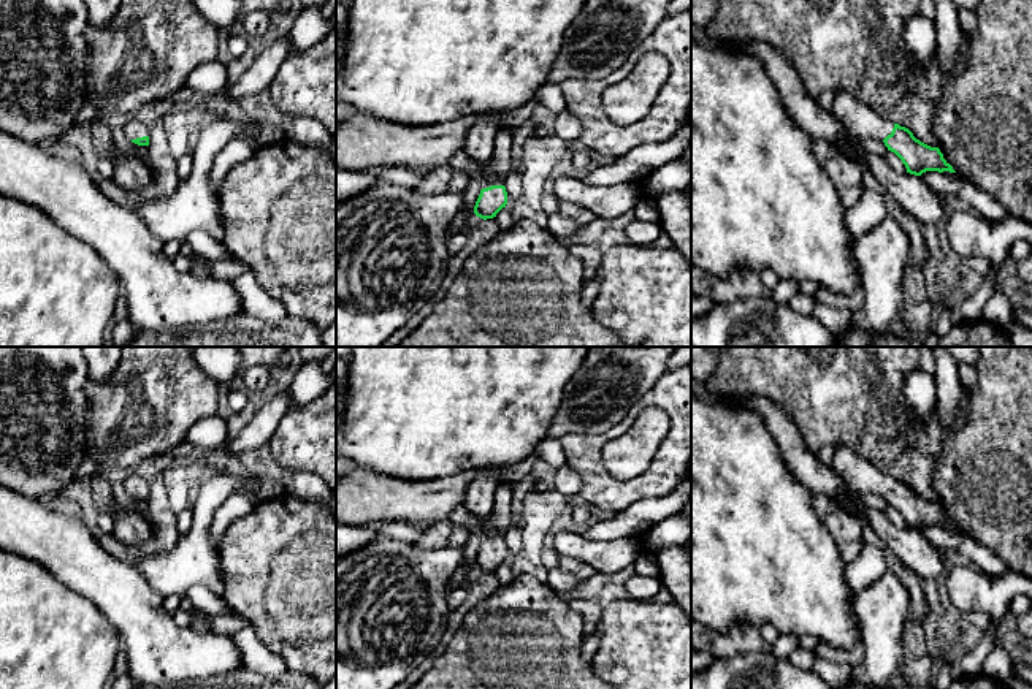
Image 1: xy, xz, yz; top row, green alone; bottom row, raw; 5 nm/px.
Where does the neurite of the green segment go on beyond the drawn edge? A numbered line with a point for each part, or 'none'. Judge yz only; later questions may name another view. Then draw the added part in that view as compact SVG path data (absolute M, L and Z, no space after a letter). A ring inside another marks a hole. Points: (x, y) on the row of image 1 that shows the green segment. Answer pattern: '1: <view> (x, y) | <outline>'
1: yz (864, 122) | M835 93L831 112L858 138L883 141L894 128L892 122L881 119L875 109L850 93Z

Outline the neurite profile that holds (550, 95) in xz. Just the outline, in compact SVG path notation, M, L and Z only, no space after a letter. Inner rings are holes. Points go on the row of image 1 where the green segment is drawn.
M545 82L542 84L534 98L539 105L545 106L552 112L558 114L566 109L566 100L563 97L563 90L560 82Z

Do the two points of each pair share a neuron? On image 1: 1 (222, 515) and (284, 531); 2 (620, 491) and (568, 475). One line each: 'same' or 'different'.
1: different
2: different

